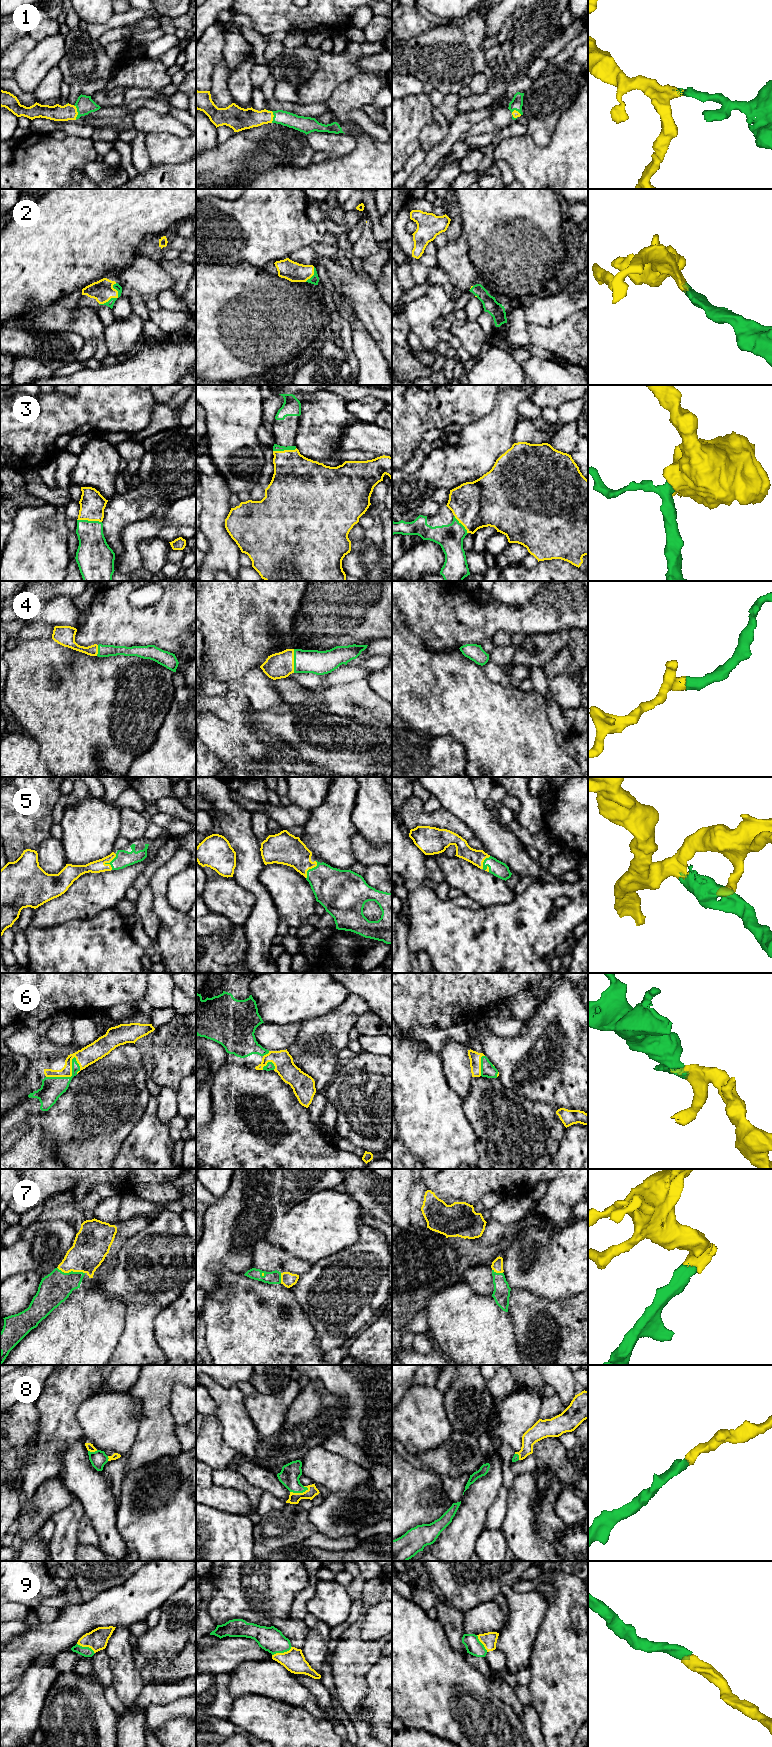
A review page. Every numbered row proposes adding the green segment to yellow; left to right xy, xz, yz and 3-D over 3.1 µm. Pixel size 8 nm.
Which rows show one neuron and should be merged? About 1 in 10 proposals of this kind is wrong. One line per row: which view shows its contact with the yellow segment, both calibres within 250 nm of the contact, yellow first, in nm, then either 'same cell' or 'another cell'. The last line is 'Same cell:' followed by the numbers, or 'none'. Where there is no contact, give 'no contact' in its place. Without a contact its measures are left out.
1: contact in xy; calibres 130 and 140 nm; same cell
2: contact in xy; calibres 170 and 60 nm; same cell
3: contact in xy; calibres 200 and 260 nm; same cell
4: contact in xz; calibres 200 and 190 nm; same cell
5: contact in xy; calibres 100 and 130 nm; same cell
6: contact in xy; calibres 150 and 180 nm; same cell
7: contact in xy; calibres 280 and 240 nm; same cell
8: contact in xz; calibres 90 and 160 nm; same cell
9: contact in xz; calibres 180 and 200 nm; same cell
Same cell: 1, 2, 3, 4, 5, 6, 7, 8, 9

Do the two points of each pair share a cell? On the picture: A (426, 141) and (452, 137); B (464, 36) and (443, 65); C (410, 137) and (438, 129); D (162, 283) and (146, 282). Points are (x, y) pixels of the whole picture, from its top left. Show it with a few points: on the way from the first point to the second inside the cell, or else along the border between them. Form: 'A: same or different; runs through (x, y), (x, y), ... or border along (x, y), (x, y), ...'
A: different; border along (450, 125), (449, 132), (426, 153)
B: same; runs through (463, 43), (448, 58)
C: different; border along (433, 114), (433, 120), (420, 132), (418, 147)
D: same; runs through (158, 282), (150, 282)

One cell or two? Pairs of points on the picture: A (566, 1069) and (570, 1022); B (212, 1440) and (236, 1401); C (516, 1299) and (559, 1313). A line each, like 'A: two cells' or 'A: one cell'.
A: one cell
B: two cells
C: one cell

